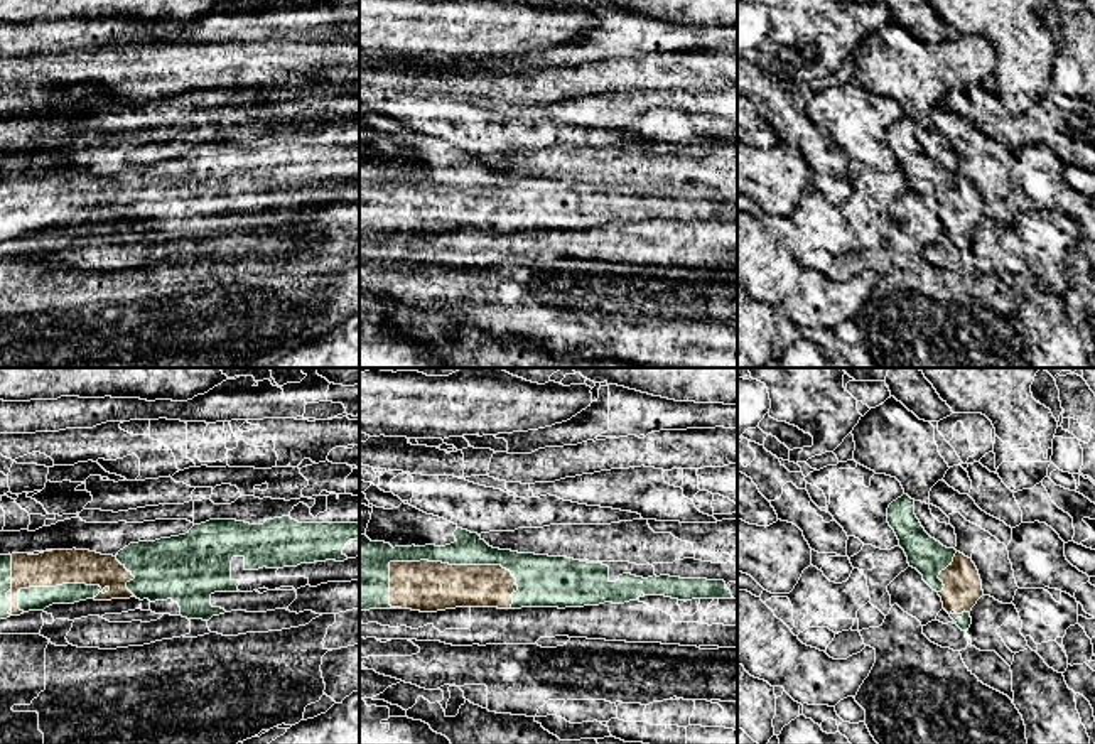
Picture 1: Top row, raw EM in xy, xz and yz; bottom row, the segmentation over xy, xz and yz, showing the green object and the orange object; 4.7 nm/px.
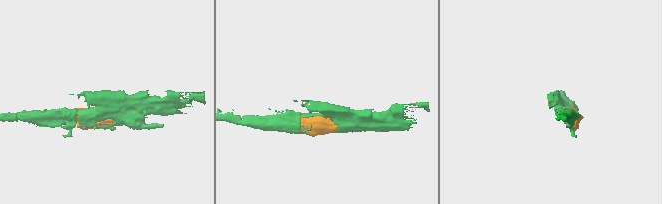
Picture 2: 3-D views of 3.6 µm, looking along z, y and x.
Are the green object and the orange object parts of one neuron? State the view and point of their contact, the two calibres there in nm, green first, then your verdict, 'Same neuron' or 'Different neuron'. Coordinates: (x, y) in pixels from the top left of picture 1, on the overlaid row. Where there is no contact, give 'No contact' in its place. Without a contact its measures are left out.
Touches green at xz (458, 564). Thickness 150 nm (green) against 240 nm. Same neuron

